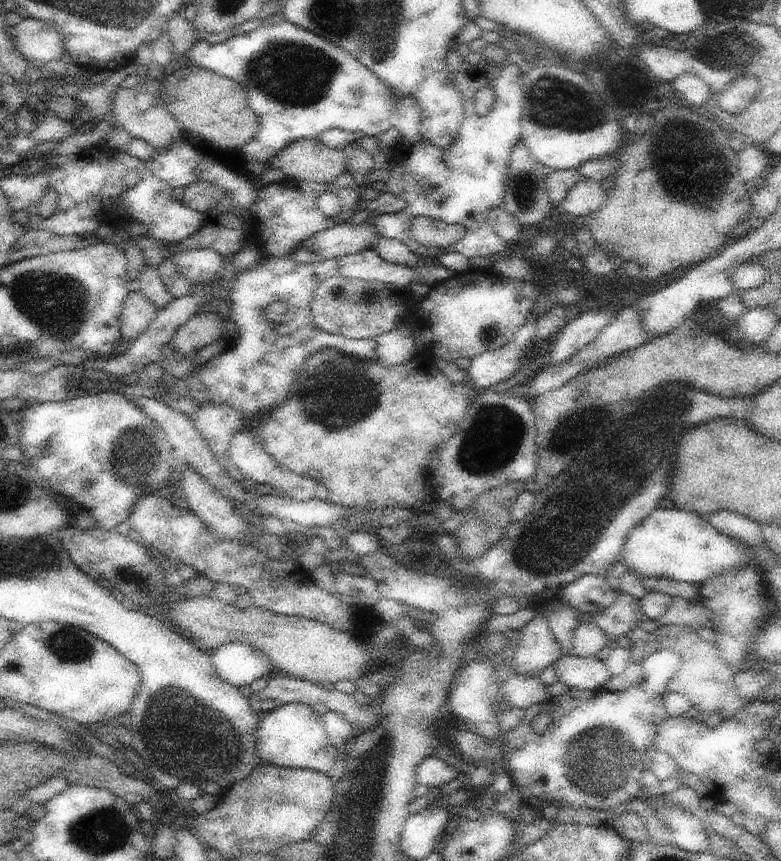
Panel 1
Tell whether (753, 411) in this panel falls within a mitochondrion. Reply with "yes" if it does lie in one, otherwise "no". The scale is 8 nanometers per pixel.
no

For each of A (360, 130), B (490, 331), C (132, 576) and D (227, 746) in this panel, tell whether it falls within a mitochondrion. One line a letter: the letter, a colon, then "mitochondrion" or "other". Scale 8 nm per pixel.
A: other
B: mitochondrion
C: mitochondrion
D: other

